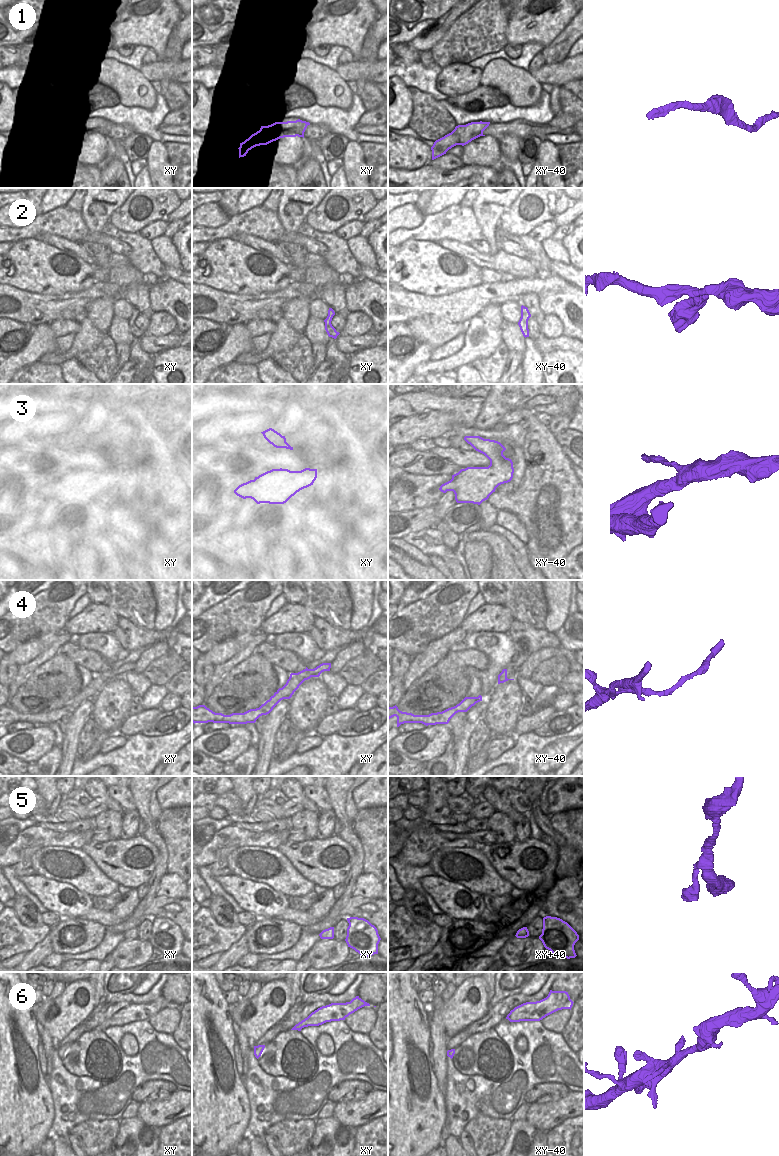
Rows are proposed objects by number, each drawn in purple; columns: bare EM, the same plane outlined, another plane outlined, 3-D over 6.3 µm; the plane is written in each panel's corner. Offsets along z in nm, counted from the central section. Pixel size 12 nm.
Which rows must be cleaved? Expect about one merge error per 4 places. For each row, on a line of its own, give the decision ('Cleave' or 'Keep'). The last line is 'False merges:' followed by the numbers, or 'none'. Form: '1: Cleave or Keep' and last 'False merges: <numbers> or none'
1: Cleave
2: Keep
3: Keep
4: Keep
5: Keep
6: Keep
False merges: 1.

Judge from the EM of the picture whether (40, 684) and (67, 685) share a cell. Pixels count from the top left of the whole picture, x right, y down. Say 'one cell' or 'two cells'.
one cell

